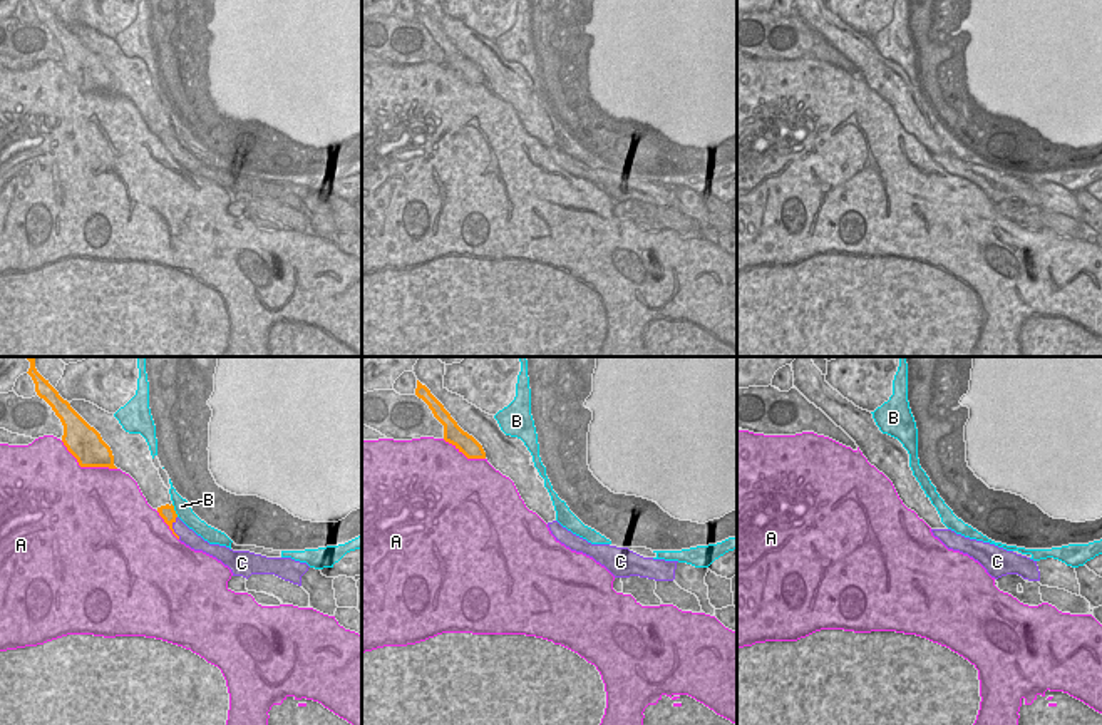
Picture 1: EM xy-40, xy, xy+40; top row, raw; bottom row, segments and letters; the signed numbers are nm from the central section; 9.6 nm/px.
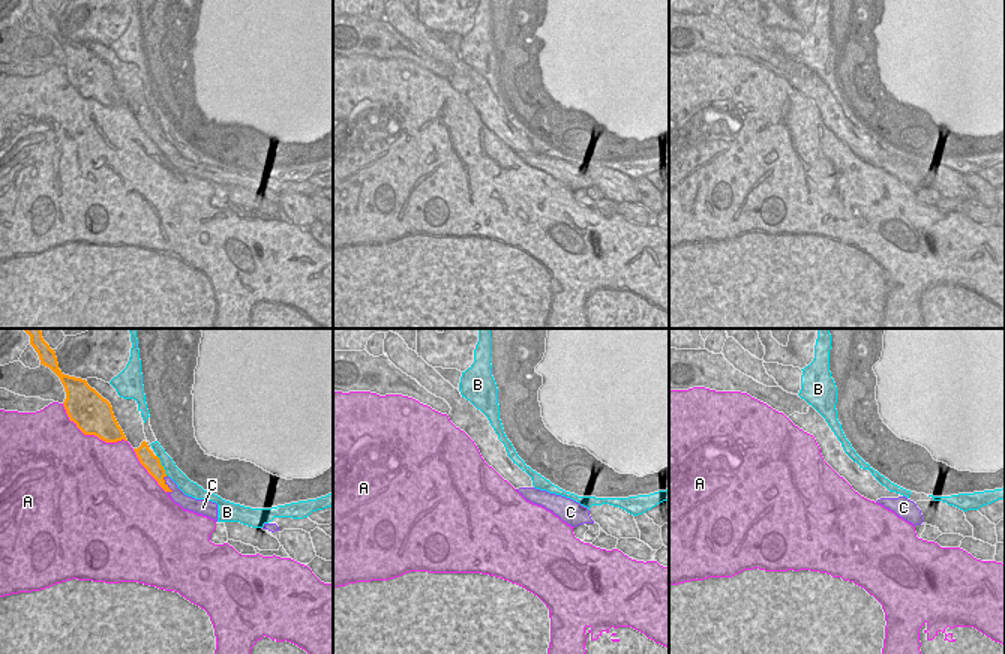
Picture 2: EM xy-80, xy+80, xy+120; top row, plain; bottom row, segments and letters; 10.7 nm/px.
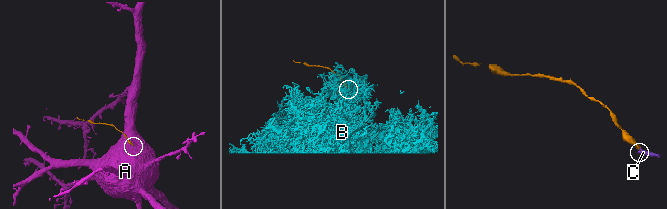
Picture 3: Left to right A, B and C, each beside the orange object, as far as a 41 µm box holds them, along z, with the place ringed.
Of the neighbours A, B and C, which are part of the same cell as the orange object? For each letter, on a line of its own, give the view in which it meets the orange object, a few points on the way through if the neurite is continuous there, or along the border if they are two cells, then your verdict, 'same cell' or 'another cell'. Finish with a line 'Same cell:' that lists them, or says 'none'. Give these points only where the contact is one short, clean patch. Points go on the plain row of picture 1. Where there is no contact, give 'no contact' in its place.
A: contact in xy-40; another cell
B: contact in xy-40; another cell
C: contact in xy-40; way xy-40 (168, 138), (171, 153), (188, 161); same cell
Same cell: C

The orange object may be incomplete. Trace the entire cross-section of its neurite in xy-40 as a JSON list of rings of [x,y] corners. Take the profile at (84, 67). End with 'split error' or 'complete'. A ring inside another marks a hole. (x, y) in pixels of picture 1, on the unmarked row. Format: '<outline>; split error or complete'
[[[30,0],[35,17],[44,23],[64,50],[62,67],[77,84],[80,92],[109,92],[114,90],[111,72],[102,65],[100,59],[90,52],[67,25],[42,0]]]; complete

